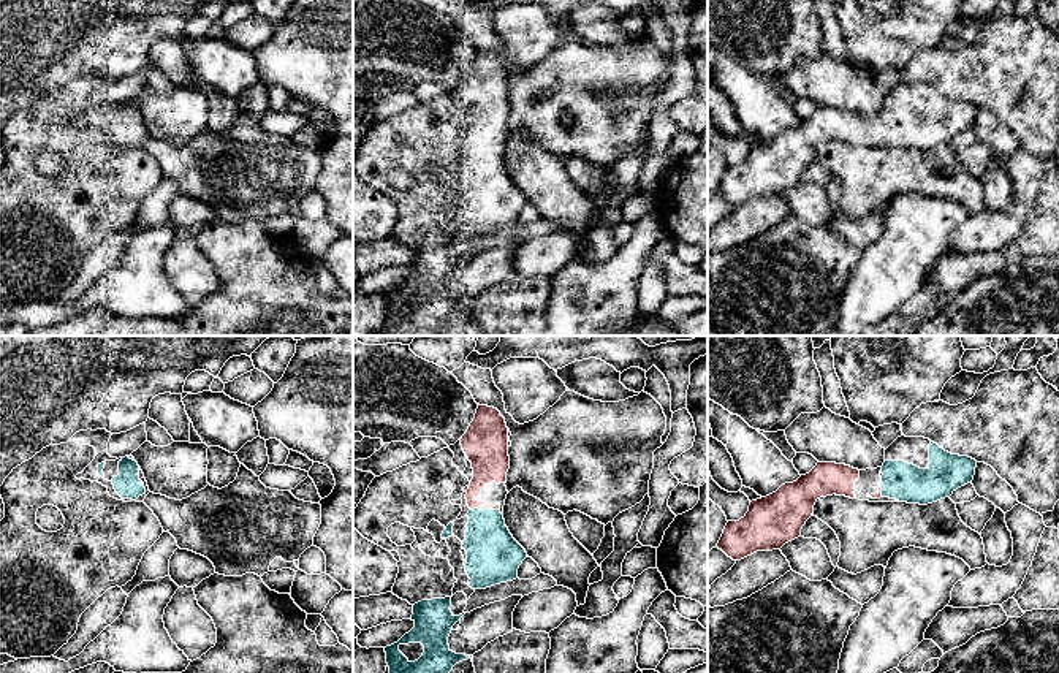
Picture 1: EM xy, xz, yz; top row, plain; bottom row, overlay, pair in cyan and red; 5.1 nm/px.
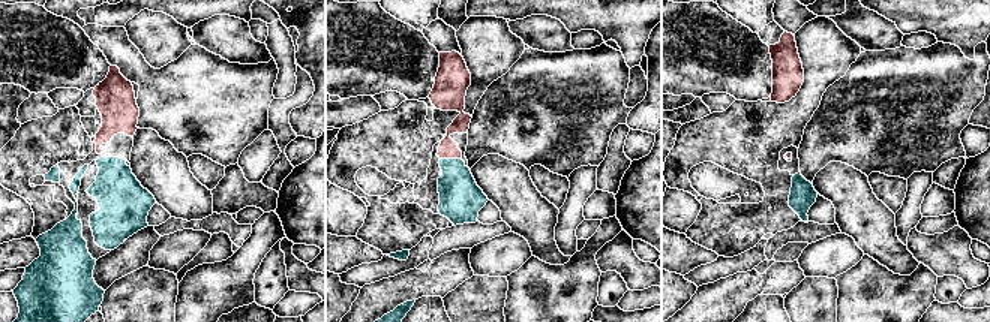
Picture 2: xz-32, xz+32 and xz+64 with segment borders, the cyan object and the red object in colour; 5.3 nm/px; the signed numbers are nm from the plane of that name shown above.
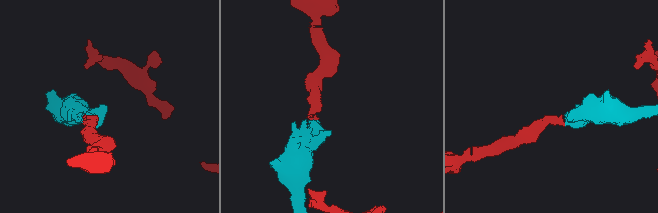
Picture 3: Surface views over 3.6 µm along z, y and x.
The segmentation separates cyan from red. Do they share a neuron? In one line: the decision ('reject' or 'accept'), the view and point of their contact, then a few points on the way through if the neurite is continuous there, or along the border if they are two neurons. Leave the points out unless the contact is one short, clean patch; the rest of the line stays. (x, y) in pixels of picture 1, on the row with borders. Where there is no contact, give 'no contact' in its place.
accept; contact xz (474, 509)

